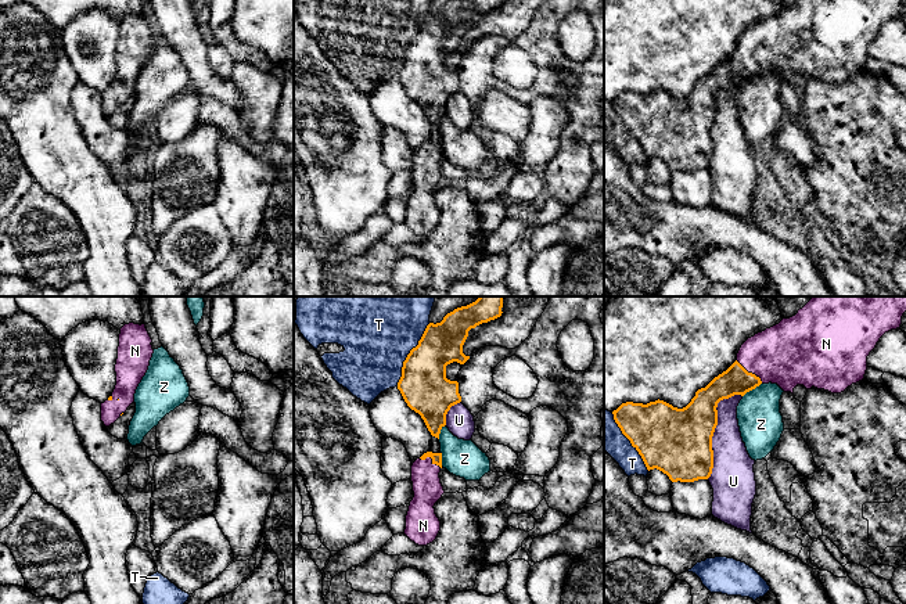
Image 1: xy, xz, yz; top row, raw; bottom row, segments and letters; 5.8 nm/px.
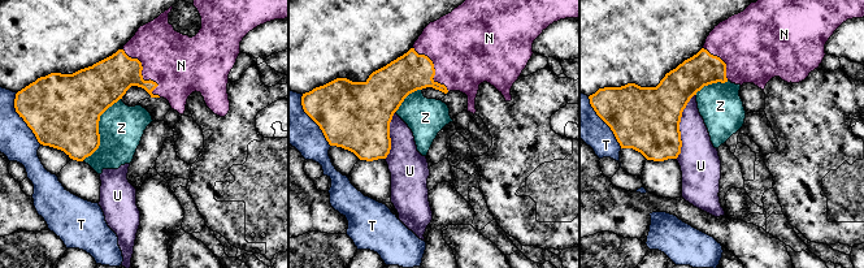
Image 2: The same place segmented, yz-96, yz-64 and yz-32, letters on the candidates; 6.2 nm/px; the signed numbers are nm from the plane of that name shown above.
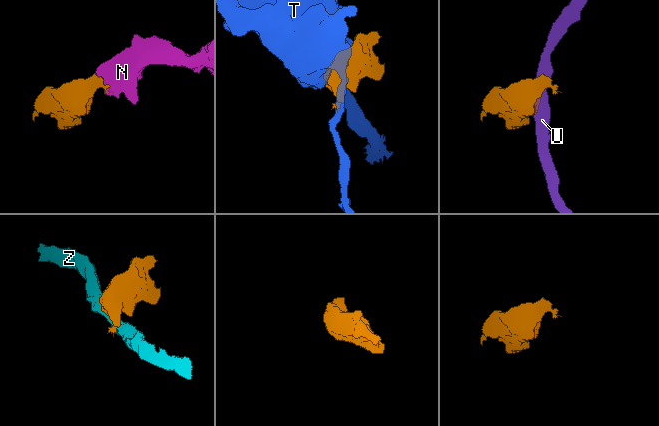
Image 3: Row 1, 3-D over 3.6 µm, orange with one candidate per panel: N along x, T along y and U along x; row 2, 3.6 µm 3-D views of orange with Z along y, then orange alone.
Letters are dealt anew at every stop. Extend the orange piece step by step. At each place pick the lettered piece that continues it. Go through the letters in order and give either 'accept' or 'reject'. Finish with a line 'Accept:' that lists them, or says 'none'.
N: accept
T: reject
U: reject
Z: reject
Accept: N

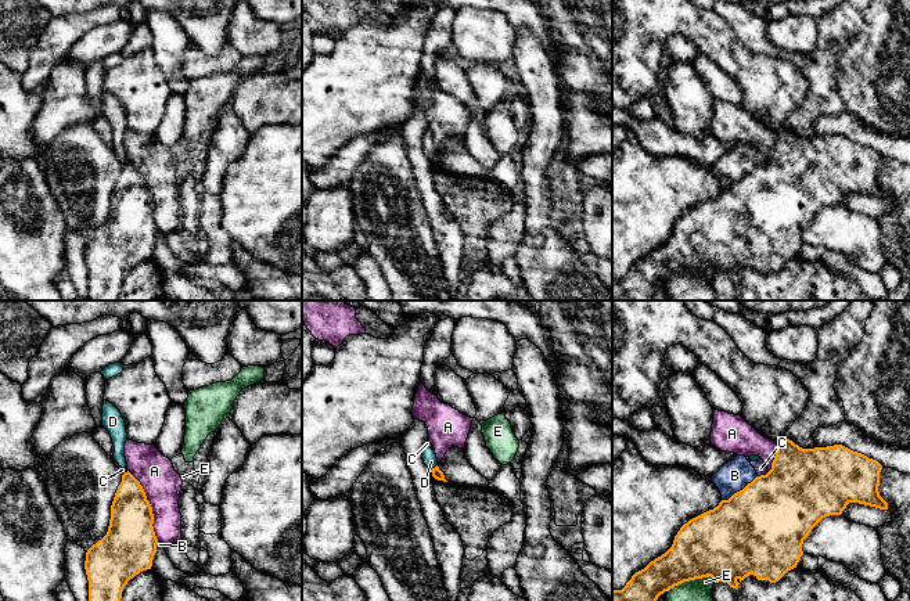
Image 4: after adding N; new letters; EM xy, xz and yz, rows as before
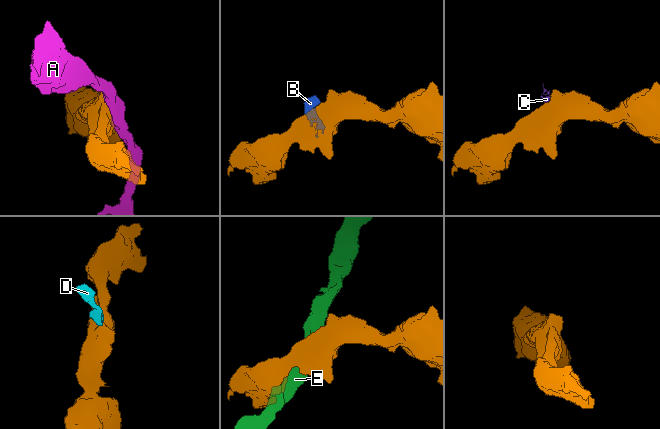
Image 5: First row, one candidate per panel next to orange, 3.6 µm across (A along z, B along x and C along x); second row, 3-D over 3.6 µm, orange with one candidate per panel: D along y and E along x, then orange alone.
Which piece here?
A: reject
B: reject
C: reject
D: reject
E: reject
Accept: none

